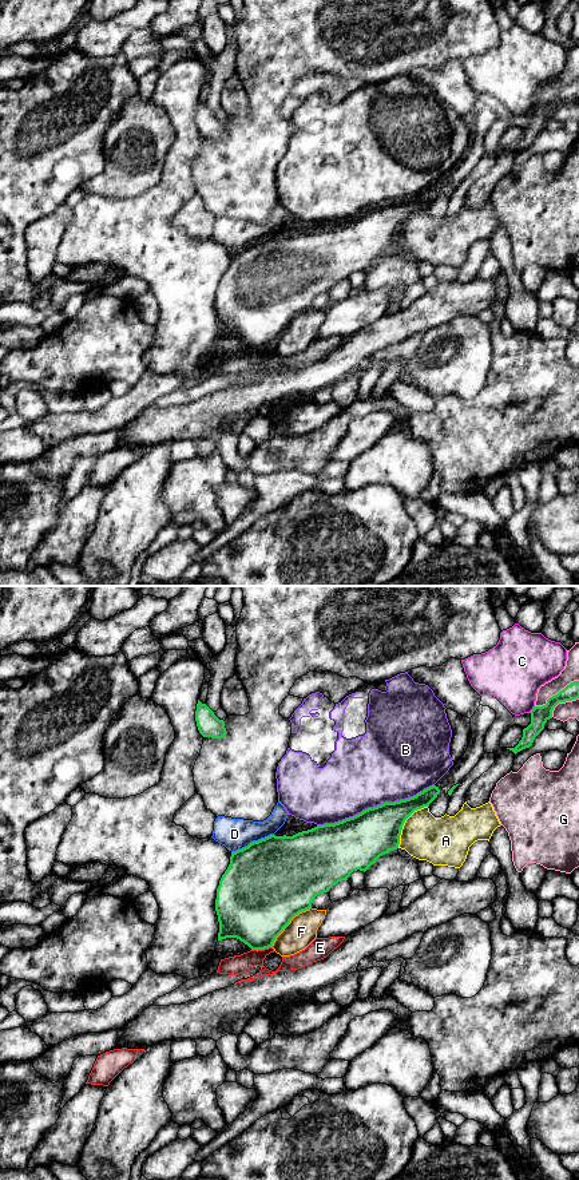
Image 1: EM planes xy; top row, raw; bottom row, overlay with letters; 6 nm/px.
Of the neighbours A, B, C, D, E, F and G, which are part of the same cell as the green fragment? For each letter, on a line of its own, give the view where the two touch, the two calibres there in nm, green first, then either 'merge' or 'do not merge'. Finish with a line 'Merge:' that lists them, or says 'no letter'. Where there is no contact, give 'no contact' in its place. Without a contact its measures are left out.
A: xy | 300/280 nm | merge
B: xy | 320/440 nm | do not merge
C: xy | 110/360 nm | do not merge
D: xy | 500/190 nm | do not merge
E: xy | 420/120 nm | do not merge
F: xy | 500/180 nm | do not merge
G: xy | 110/100 nm | do not merge
Merge: A

